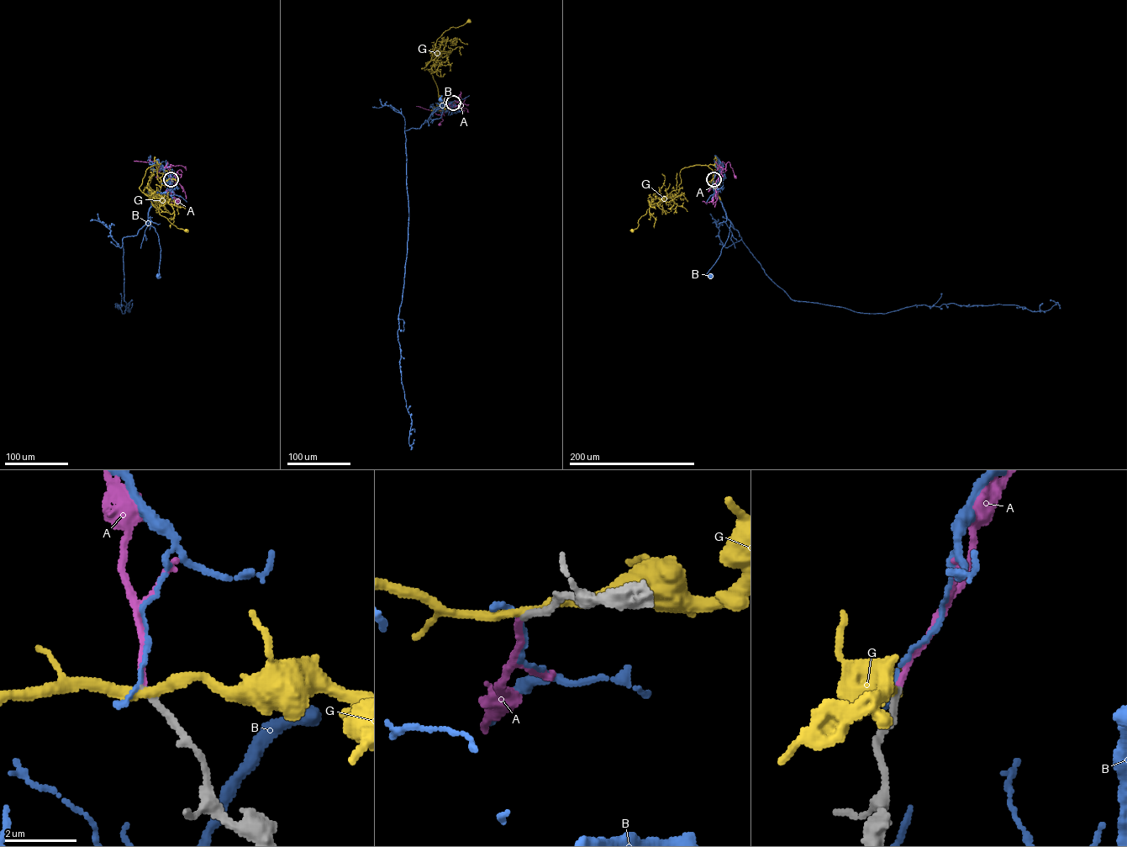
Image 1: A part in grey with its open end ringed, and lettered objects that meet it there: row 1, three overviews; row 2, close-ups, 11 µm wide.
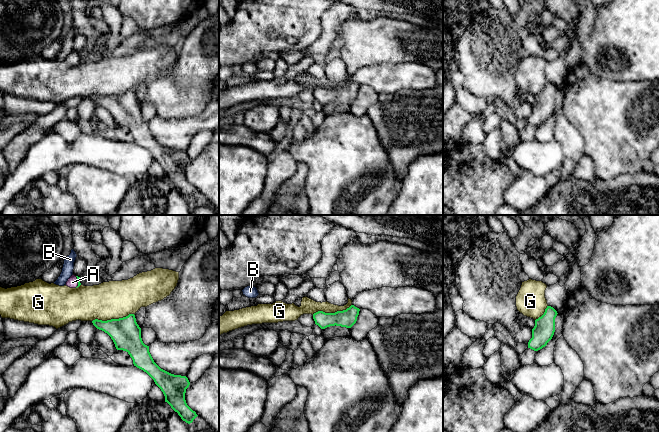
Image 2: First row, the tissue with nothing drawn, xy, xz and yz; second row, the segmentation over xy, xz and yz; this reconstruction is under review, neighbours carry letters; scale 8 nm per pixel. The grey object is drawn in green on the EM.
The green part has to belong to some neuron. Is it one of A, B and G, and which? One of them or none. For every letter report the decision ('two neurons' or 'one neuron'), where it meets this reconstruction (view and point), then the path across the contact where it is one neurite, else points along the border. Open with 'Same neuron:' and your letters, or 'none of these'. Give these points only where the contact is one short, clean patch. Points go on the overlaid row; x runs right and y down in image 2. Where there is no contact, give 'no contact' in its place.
Same neuron: A
A: one neuron; contact xy (78, 282); way xy (78, 278), (78, 282), (72, 282)
B: two neurons; no contact
G: two neurons; contact xy (113, 319)

